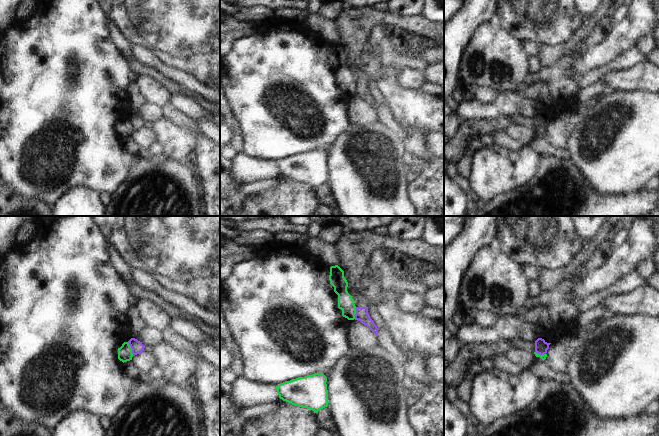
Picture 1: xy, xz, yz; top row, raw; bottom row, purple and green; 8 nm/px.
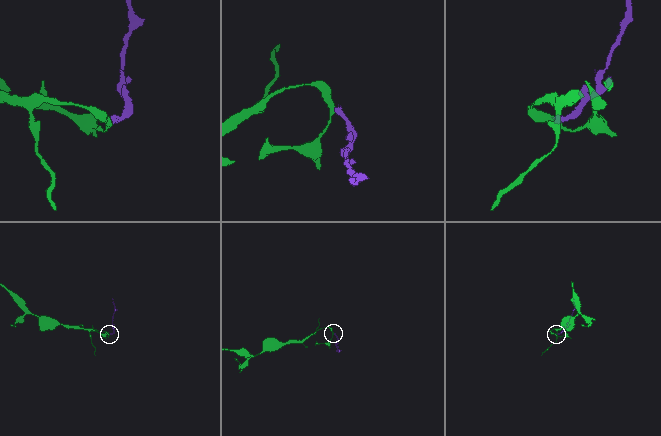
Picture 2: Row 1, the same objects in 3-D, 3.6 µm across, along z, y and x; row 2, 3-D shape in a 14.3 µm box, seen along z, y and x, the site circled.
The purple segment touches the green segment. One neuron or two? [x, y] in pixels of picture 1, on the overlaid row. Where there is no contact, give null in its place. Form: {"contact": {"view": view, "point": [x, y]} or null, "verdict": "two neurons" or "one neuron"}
{"contact": {"view": "xy", "point": [131, 348]}, "verdict": "two neurons"}

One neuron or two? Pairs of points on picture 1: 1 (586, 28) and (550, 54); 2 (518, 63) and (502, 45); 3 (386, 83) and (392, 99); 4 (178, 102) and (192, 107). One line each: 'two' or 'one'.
1: one
2: one
3: one
4: one

